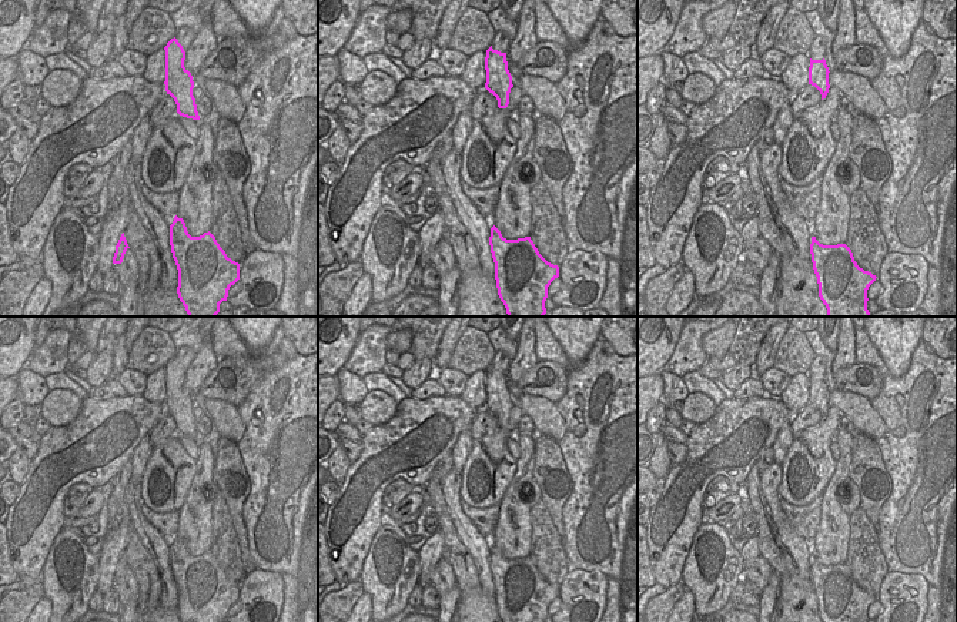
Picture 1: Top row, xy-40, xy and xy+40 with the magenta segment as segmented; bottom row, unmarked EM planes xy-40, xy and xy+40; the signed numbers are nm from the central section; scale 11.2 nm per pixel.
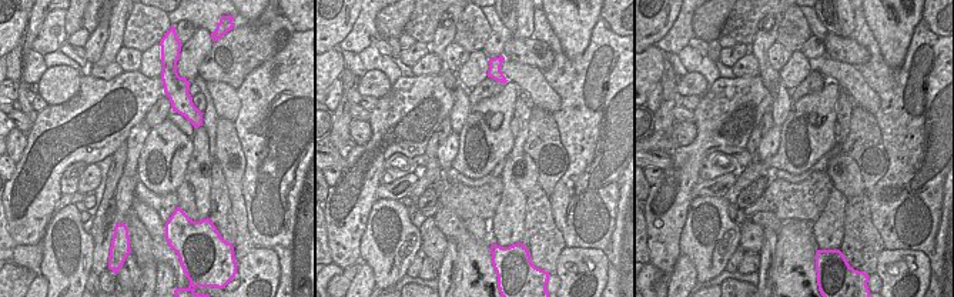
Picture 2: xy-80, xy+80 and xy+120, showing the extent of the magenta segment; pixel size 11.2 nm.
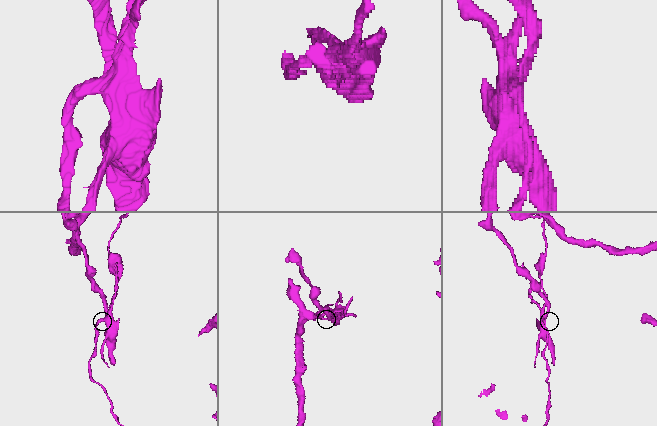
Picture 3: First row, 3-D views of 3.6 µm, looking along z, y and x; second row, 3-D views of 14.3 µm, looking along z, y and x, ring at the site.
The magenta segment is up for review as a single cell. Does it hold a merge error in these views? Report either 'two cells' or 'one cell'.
two cells

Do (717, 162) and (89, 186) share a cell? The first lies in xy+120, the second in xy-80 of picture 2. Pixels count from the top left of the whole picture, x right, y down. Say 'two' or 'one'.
two

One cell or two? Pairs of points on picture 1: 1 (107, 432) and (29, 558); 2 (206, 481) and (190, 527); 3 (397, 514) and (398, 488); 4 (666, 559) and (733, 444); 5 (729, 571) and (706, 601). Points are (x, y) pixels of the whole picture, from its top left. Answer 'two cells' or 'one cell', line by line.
1: one cell
2: one cell
3: two cells
4: one cell
5: one cell

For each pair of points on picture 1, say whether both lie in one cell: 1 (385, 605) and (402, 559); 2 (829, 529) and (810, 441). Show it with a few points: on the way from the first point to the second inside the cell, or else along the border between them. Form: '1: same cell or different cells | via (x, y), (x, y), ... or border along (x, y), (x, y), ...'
1: same cell | via (390, 594), (391, 571)
2: different cells | border along (835, 461), (836, 470), (819, 498)

